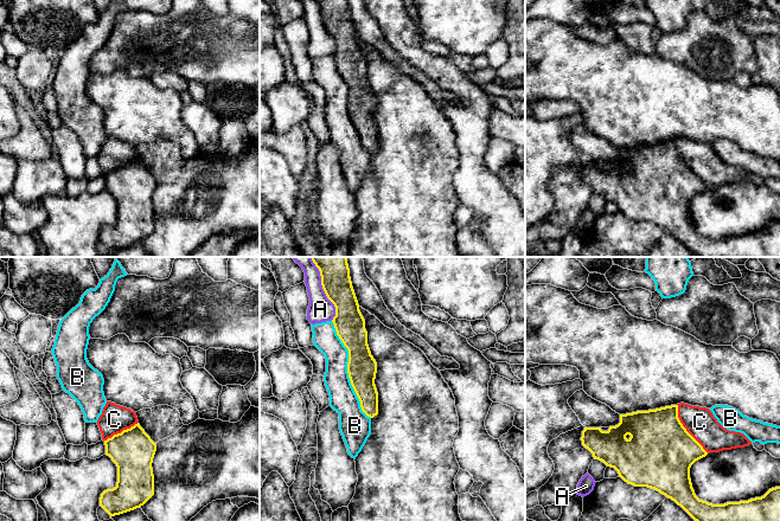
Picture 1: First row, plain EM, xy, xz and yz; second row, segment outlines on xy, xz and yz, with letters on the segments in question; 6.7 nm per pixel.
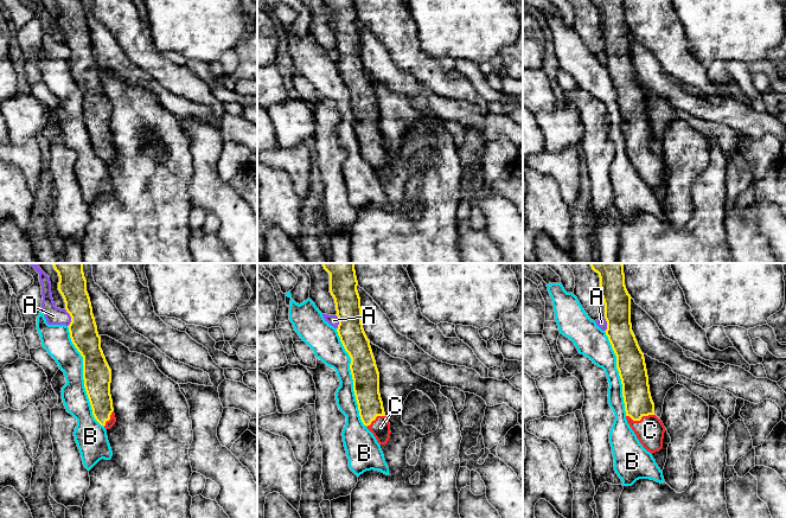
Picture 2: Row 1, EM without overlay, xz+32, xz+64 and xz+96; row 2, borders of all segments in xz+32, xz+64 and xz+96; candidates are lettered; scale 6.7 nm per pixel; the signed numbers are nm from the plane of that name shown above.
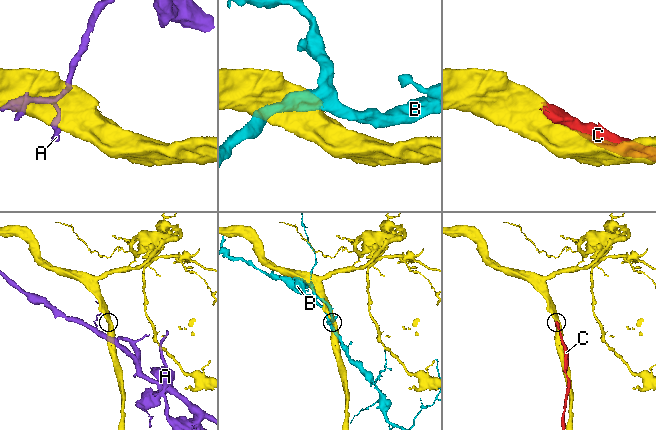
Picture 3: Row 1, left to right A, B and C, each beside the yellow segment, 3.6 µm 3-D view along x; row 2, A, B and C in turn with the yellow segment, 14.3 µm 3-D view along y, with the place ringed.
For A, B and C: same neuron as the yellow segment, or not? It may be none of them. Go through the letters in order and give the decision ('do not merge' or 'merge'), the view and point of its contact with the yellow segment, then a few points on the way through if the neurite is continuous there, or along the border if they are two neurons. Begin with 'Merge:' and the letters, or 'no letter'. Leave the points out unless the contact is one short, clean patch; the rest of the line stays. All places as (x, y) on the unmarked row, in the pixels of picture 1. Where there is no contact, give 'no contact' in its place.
Merge: C
A: do not merge | xz (325, 27)
B: do not merge | xz (347, 104)
C: merge | yz (685, 163)

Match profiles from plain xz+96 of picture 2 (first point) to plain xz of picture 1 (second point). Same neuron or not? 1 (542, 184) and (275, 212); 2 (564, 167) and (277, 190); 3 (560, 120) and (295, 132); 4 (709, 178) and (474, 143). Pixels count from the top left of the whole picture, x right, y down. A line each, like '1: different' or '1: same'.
1: different
2: different
3: different
4: different

